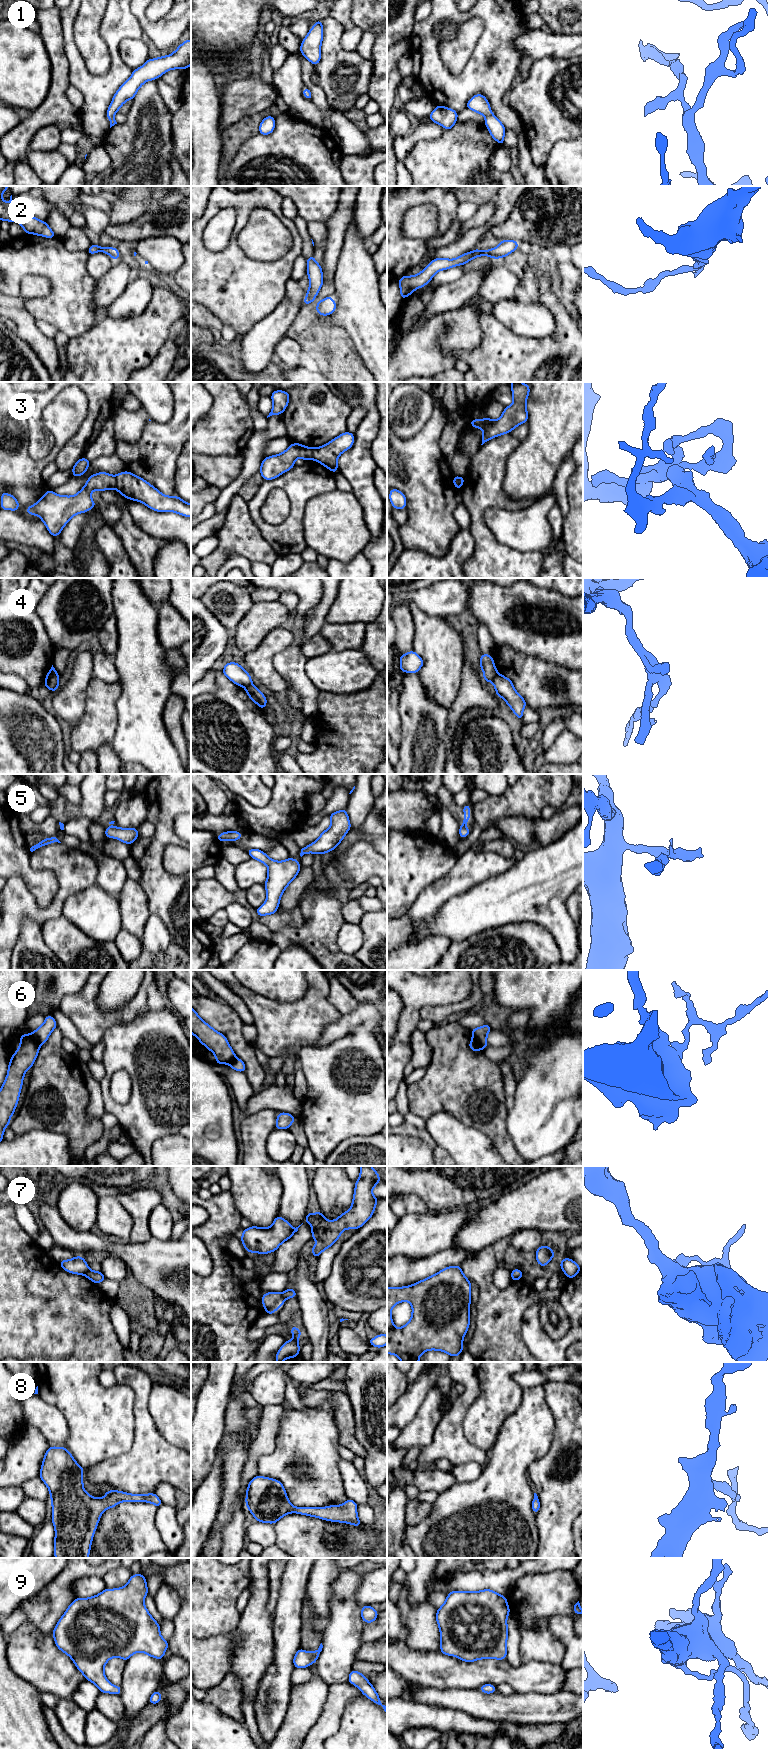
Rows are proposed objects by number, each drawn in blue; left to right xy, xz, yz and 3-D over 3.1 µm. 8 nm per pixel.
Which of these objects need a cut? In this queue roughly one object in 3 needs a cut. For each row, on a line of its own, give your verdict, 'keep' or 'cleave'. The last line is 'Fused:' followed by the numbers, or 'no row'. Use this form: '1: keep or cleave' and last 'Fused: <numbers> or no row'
1: keep
2: keep
3: cleave
4: cleave
5: keep
6: cleave
7: cleave
8: keep
9: keep
Fused: 3, 4, 6, 7

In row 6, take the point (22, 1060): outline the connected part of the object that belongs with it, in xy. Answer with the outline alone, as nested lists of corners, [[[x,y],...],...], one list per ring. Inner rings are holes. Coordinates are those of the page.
[[[22,1034],[20,1046],[10,1059],[7,1076],[0,1089],[0,1142],[18,1104],[24,1075],[34,1064],[39,1048],[32,1034]]]

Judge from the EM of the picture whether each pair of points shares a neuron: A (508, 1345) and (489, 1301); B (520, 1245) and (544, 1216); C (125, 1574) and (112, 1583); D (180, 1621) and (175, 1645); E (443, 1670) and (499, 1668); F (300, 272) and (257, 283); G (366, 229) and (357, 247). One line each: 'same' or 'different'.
A: same
B: different
C: same
D: same
E: same
F: different
G: different

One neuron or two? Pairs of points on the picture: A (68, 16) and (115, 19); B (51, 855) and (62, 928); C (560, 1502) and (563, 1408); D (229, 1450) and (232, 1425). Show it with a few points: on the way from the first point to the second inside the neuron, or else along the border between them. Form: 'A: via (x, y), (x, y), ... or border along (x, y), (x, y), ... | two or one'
A: via (71, 50), (90, 78), (115, 68), (114, 53) | one
B: border along (62, 914), (47, 920), (42, 925) | two
C: via (547, 1479), (545, 1473), (563, 1444), (563, 1431) | one
D: via (231, 1444), (232, 1431) | one

